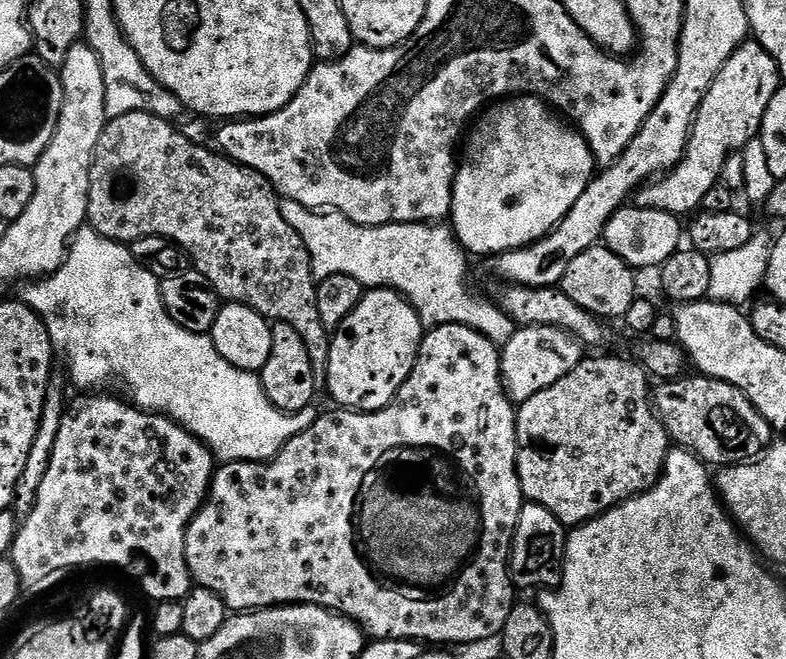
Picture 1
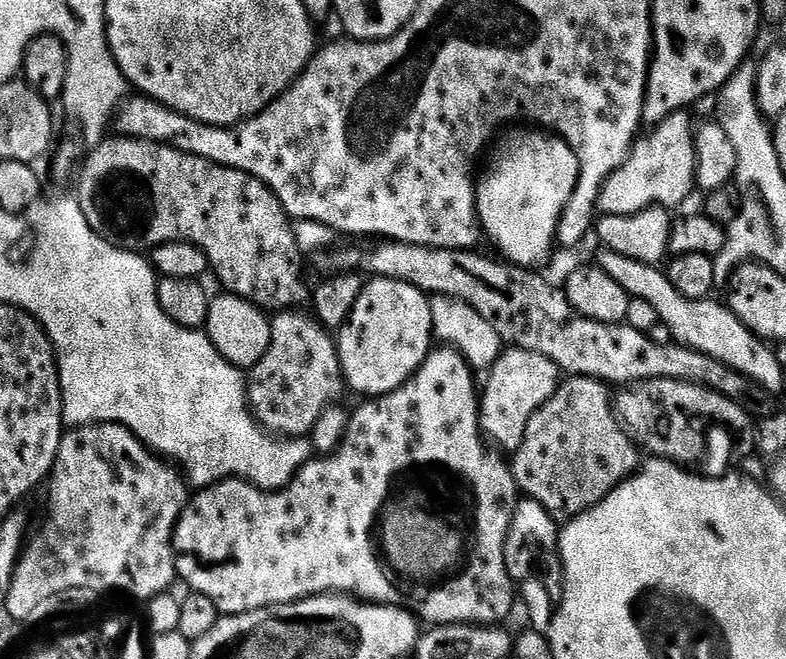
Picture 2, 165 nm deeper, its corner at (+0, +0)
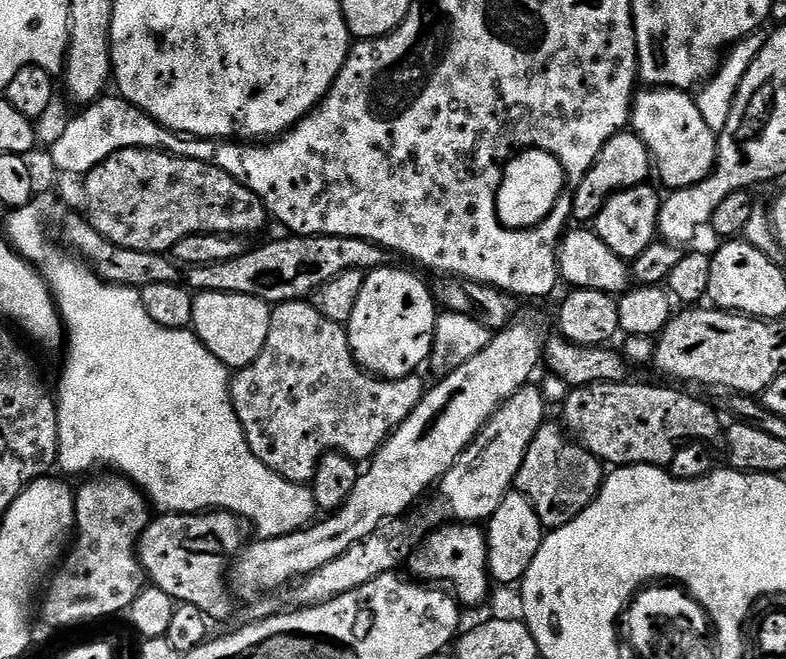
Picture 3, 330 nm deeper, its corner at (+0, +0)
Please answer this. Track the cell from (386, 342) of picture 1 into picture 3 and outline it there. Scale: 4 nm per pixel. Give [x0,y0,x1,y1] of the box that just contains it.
[347,266,436,379]

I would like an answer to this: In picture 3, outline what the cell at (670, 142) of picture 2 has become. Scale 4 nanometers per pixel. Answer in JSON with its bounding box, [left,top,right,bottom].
[572,130,654,222]

